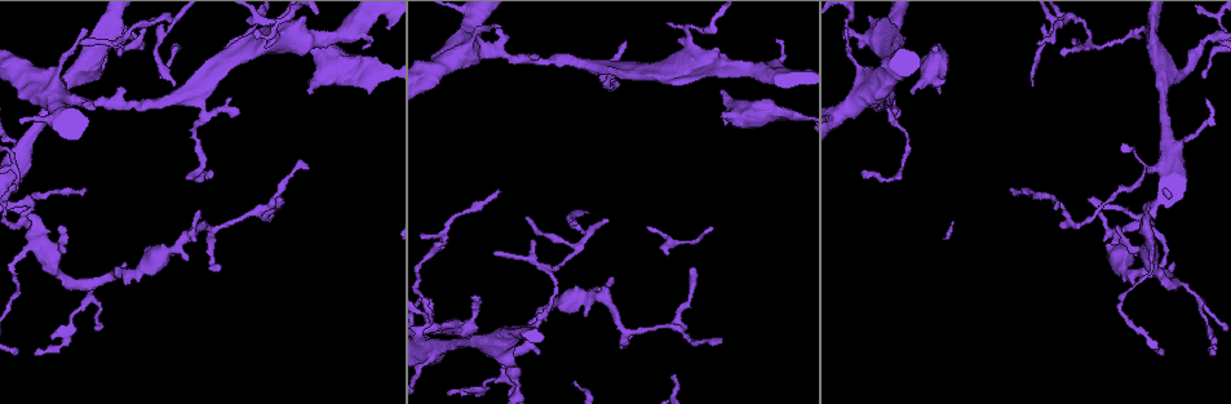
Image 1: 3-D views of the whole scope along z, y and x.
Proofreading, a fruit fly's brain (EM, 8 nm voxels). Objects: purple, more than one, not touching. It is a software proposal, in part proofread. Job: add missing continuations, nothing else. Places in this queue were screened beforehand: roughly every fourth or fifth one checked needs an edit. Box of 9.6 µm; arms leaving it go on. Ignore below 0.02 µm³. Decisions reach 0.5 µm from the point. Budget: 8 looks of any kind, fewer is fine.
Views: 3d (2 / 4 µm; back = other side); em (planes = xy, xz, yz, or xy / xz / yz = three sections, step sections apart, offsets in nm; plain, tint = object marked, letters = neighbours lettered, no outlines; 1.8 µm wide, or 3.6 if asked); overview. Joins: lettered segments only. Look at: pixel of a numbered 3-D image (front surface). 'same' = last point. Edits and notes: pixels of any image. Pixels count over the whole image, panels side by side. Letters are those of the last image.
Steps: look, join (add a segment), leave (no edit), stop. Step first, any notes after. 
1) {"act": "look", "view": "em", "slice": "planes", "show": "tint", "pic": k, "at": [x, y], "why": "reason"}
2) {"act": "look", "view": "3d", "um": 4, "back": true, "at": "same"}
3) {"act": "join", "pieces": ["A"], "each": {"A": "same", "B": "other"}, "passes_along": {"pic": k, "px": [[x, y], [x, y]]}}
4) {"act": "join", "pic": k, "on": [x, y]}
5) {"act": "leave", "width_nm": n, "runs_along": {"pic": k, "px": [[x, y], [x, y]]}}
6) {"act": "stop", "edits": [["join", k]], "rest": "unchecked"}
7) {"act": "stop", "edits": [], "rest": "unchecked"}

{"act": "look", "view": "em", "um": 3.6, "slice": "planes", "show": "letters", "pic": 1, "at": [239, 112]}

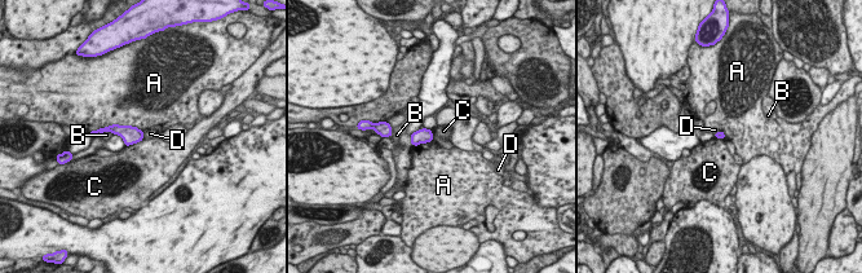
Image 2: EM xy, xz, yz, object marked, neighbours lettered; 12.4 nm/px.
{"act": "leave", "each": {"A": "other", "B": "other", "C": "other", "D": "other"}, "found": "no lettered segment goes on from it"}

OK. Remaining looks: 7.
{"act": "look", "view": "em", "slice": "xz", "step": 8, "show": "letters", "pic": 1, "at": [912, 89], "why": "an open end"}

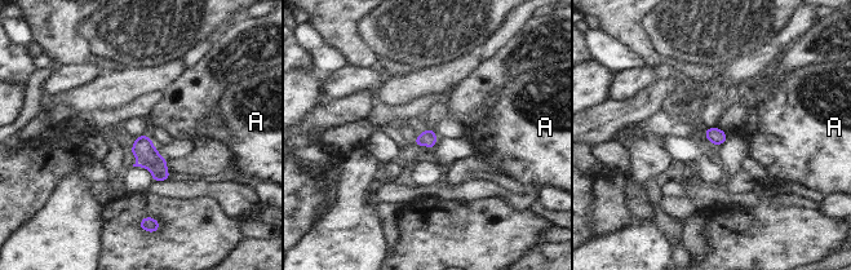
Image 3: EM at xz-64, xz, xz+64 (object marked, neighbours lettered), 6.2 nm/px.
{"act": "look", "view": "em", "slice": "planes", "show": "letters", "at": "same", "why": "cut it another way"}

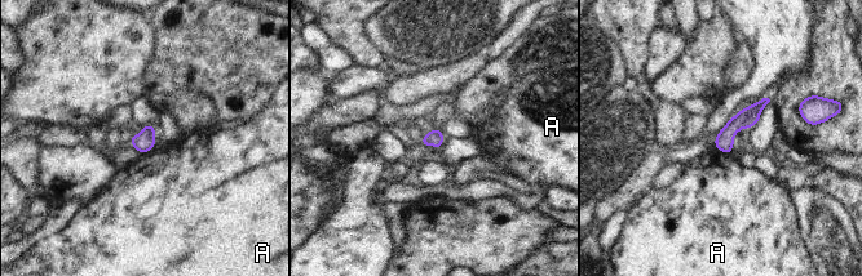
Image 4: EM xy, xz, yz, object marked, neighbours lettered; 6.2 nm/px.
{"act": "leave", "each": {"A": "other"}, "found": "no lettered segment goes on from it"}

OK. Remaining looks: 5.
{"act": "look", "view": "3d", "um": 4, "pic": 1, "at": [199, 209], "why": "branch stops here"}

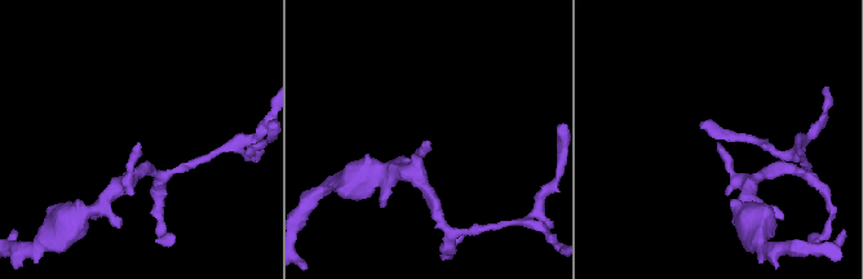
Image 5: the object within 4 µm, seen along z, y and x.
{"act": "look", "view": "em", "slice": "planes", "show": "letters", "pic": 5, "at": [719, 142]}

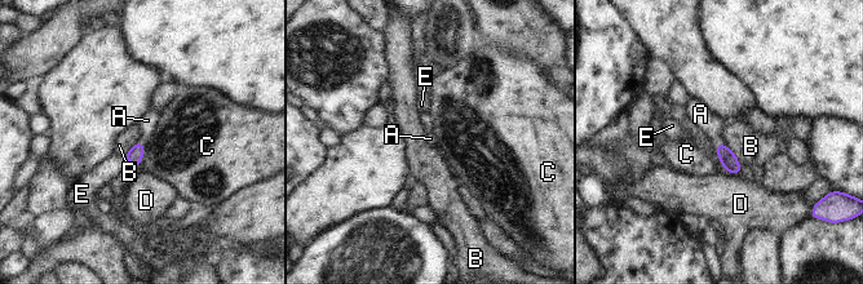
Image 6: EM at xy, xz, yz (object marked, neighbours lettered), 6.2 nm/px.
{"act": "join", "pieces": ["A"], "longest_contact_nm": ["B", 150], "each": {"A": "same", "B": "other", "C": "other", "D": "other", "E": "other"}, "passes_along": {"pic": 6, "px": [[727, 158], [720, 143], [700, 114]]}, "found": "it goes on there"}

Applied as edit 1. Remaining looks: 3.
{"act": "stop", "edits": [["join", 6]], "rest": "unchecked"}

